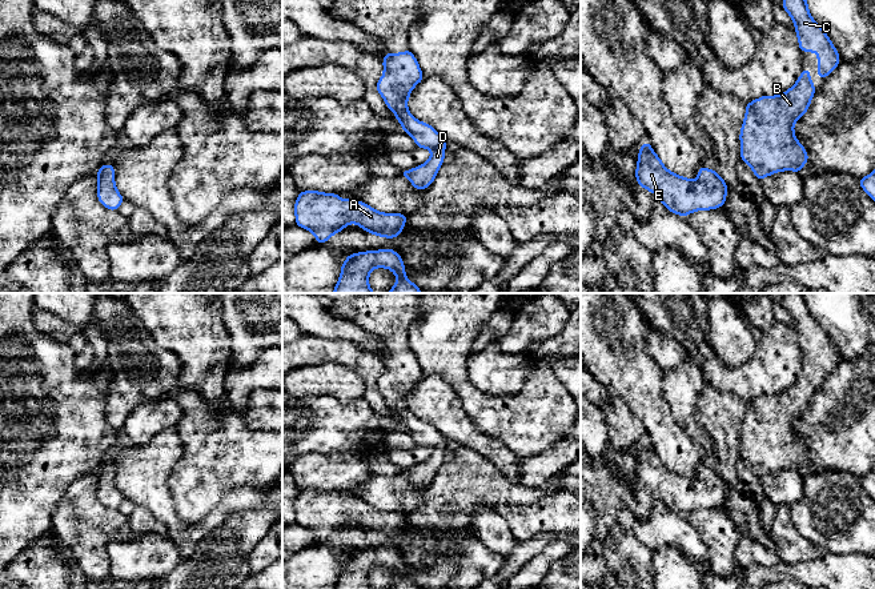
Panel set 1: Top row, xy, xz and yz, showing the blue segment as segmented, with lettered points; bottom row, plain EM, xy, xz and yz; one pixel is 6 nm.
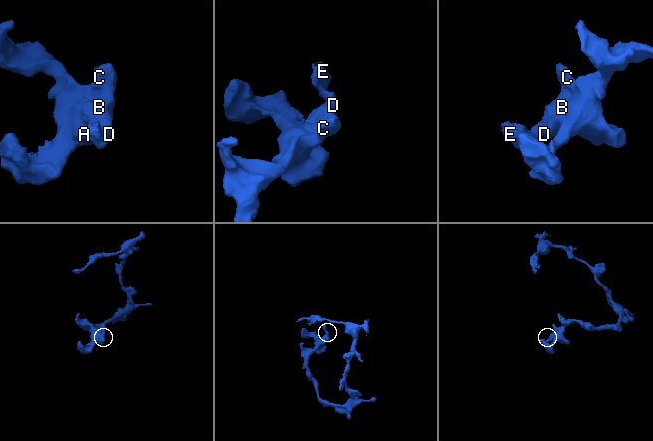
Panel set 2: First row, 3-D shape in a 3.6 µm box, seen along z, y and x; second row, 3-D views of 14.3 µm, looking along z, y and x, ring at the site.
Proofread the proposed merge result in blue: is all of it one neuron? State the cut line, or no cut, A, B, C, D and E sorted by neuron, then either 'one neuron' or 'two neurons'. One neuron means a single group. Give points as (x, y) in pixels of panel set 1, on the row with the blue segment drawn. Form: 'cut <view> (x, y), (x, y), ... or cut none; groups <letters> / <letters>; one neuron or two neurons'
cut none; groups A B C D E; one neuron

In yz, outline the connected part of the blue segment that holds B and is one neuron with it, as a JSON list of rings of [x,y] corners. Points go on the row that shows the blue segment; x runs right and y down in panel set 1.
[[[804,68],[798,81],[784,93],[762,96],[751,103],[746,103],[746,116],[739,135],[740,160],[750,165],[759,181],[782,171],[800,173],[803,165],[808,161],[804,147],[795,137],[794,123],[807,112],[815,92],[810,79],[810,69]]]

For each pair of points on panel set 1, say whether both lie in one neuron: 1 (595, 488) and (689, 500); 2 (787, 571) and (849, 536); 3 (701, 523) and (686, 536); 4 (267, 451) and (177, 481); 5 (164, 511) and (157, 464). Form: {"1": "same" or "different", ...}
{"1": "same", "2": "different", "3": "different", "4": "same", "5": "same"}

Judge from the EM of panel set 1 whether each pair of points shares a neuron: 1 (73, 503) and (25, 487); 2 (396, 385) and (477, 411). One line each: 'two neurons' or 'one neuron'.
1: two neurons
2: two neurons

